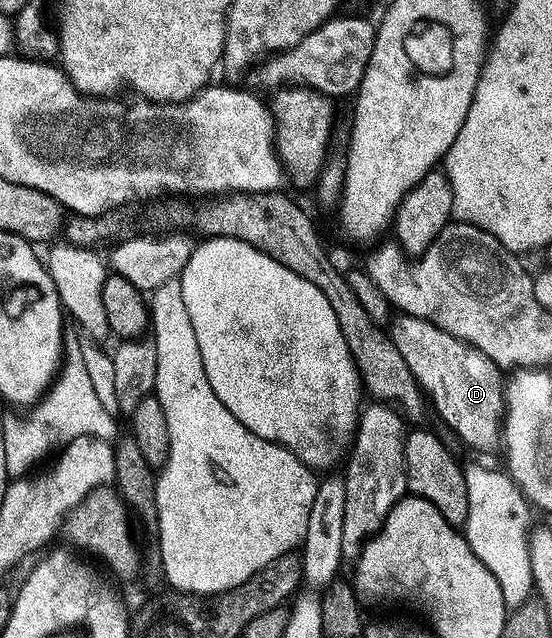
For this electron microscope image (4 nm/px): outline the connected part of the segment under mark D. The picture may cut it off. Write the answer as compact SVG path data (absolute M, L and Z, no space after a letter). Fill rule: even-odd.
M401 314L392 319L393 327L388 327L387 333L393 339L395 348L399 348L399 356L411 368L413 379L422 391L441 410L444 420L457 432L458 436L475 450L491 452L500 447L503 411L503 372L483 352L479 352L466 342L461 342L451 336L443 328L431 324L426 318L412 318L409 314Z

